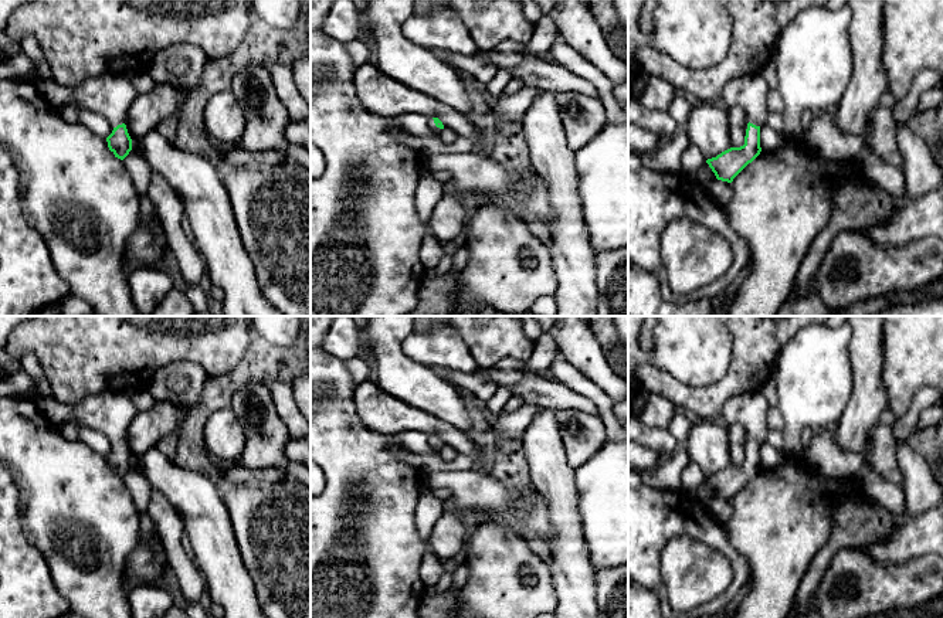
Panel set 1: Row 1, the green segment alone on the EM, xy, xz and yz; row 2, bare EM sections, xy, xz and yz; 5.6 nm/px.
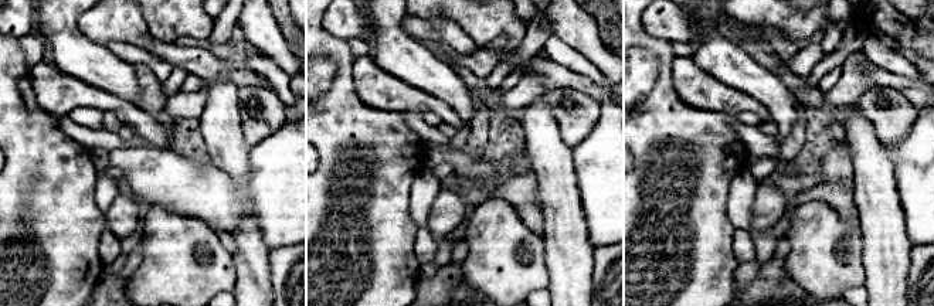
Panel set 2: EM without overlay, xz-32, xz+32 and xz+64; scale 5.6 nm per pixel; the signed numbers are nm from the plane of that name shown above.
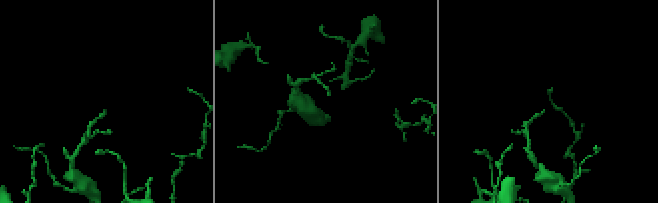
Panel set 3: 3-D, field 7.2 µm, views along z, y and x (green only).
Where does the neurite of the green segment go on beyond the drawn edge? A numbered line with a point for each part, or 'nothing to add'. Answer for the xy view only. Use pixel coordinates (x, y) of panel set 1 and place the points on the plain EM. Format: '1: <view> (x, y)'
1: xy (111, 413)

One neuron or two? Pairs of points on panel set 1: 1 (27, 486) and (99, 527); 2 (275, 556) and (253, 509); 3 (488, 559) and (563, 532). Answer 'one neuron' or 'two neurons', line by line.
1: one neuron
2: one neuron
3: two neurons

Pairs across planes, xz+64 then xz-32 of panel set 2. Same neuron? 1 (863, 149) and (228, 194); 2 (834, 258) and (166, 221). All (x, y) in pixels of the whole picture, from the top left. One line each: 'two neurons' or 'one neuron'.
1: two neurons
2: one neuron

